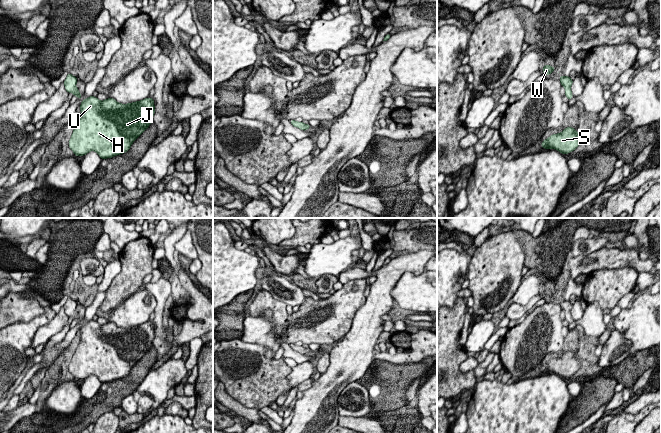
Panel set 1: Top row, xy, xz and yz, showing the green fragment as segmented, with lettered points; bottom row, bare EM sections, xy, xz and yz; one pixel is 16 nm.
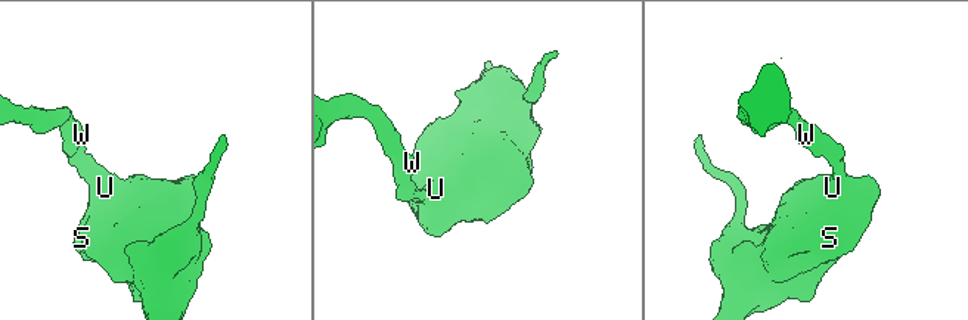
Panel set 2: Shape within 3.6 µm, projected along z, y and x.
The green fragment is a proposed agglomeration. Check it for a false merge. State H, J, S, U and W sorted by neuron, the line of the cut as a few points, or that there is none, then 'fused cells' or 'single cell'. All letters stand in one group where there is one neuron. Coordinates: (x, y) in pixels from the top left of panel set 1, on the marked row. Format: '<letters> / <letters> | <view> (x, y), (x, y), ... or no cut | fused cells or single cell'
H J S U W | no cut | single cell

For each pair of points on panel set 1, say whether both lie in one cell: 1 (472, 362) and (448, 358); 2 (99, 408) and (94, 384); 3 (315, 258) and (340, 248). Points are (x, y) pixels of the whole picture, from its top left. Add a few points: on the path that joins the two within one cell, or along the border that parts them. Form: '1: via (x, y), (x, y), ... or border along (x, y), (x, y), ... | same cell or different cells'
1: border along (468, 357), (460, 365), (460, 370), (463, 373) | different cells
2: border along (102, 383), (99, 390), (92, 397), (83, 398) | different cells
3: via (321, 258), (330, 258), (334, 254) | same cell

